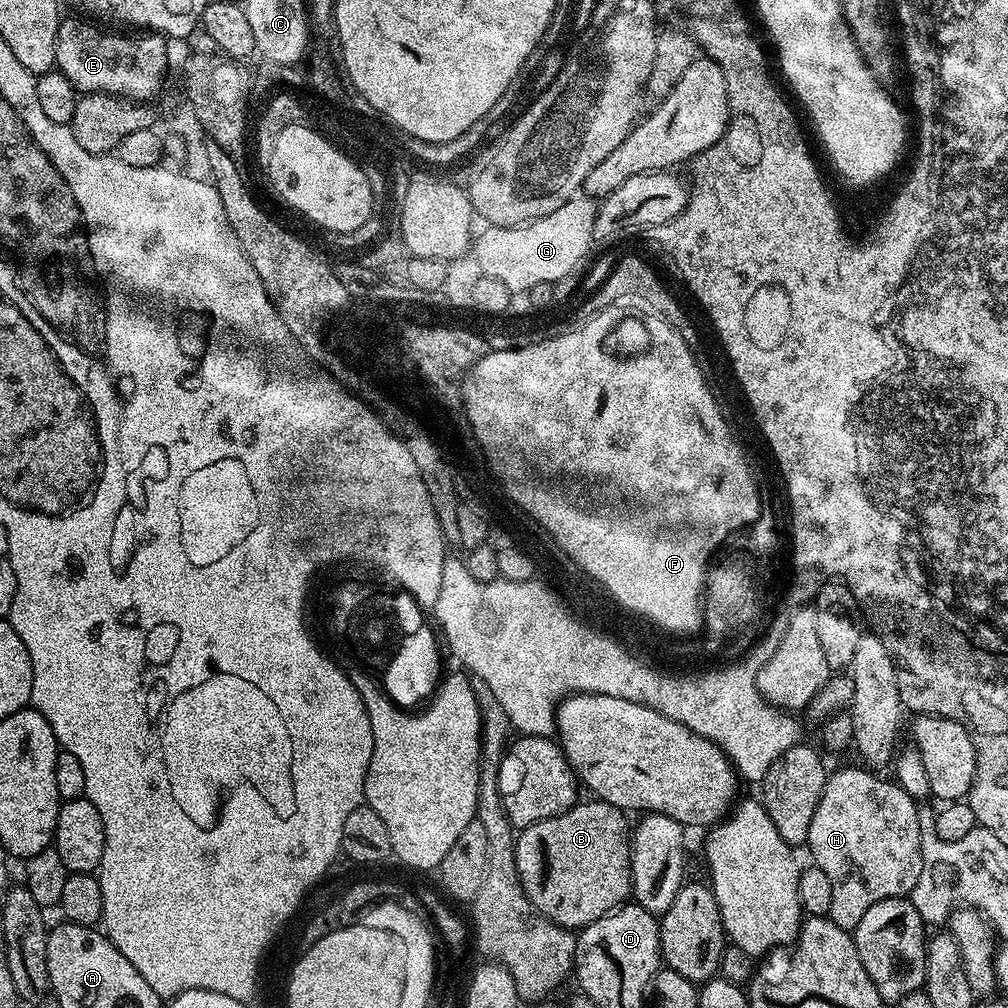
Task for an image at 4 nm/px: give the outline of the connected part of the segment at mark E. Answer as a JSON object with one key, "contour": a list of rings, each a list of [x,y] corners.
{"contour":[[[61,19],[58,26],[58,42],[56,43],[56,68],[76,87],[77,93],[105,92],[107,96],[123,96],[125,100],[152,102],[164,88],[164,75],[168,72],[168,48],[165,37],[159,34],[136,34],[131,40],[128,36],[115,36],[95,28],[87,19]]]}

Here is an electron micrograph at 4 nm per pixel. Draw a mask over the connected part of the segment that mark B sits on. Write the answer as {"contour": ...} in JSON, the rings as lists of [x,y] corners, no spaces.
{"contour":[[[588,798],[585,804],[583,802],[577,802],[571,808],[567,808],[562,814],[558,814],[554,818],[539,820],[531,824],[529,828],[523,829],[515,837],[516,869],[520,875],[522,890],[526,894],[528,901],[532,903],[533,908],[548,920],[553,920],[558,926],[579,930],[586,927],[590,922],[594,922],[598,918],[602,918],[621,907],[632,896],[632,841],[630,839],[630,824],[628,828],[627,819],[629,820],[629,817],[626,815],[624,809],[618,806],[610,806],[610,802],[606,802],[605,800]]]}

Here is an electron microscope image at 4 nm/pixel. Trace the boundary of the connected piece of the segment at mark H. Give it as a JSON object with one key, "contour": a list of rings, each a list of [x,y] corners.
{"contour":[[[867,767],[860,768],[840,768],[837,772],[833,771],[828,777],[826,786],[822,790],[822,798],[818,802],[818,810],[814,810],[814,818],[810,821],[810,834],[808,835],[807,851],[812,851],[811,863],[817,868],[826,870],[827,876],[830,878],[830,886],[834,886],[834,898],[832,899],[828,916],[838,926],[854,930],[858,926],[858,922],[862,922],[862,914],[866,914],[866,910],[870,910],[870,906],[874,906],[883,900],[889,900],[895,896],[904,898],[909,895],[910,889],[918,886],[918,874],[922,874],[922,850],[920,849],[920,827],[918,826],[918,804],[913,800],[906,790],[900,788],[900,785],[891,779],[883,780],[882,775],[875,771],[869,770]]]}

